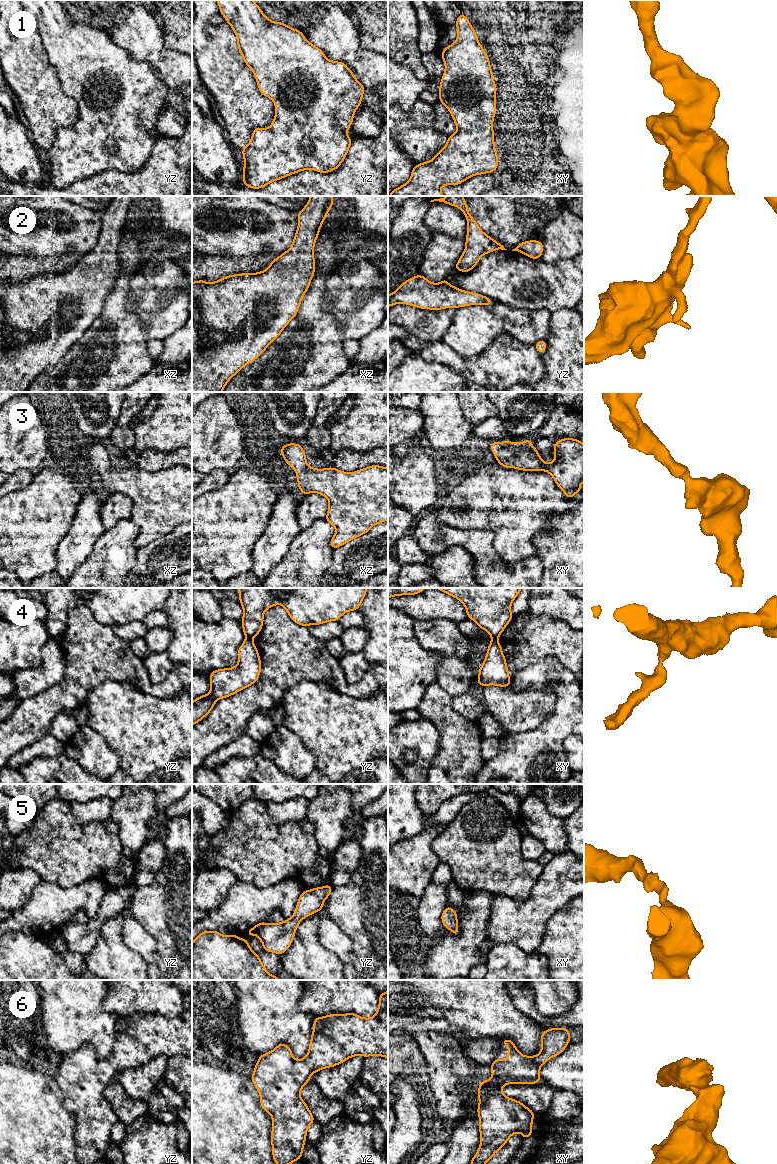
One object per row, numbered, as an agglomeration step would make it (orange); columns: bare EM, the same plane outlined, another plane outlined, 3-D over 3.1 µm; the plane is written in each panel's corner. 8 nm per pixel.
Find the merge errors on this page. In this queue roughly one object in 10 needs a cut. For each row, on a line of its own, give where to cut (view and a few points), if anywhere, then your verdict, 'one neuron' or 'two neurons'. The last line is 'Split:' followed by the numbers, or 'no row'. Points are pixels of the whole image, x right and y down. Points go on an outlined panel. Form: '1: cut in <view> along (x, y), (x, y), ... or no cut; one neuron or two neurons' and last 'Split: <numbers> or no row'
1: no cut; one neuron
2: no cut; one neuron
3: no cut; one neuron
4: cut in yz along (246, 637), (251, 639); two neurons
5: no cut; one neuron
6: no cut; one neuron
Split: 4

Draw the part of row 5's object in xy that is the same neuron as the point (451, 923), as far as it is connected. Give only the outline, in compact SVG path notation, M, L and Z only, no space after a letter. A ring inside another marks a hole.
M447 905L441 915L441 919L445 928L449 929L452 933L456 935L459 933L457 914L454 909L450 908Z

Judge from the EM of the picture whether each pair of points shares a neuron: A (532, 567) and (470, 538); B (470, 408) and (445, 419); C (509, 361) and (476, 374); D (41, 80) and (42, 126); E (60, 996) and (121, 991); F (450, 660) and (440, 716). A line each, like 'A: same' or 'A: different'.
A: same
B: different
C: same
D: same
E: different
F: different

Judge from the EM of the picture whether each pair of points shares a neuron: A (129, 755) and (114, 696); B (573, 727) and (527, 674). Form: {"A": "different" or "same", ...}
{"A": "same", "B": "same"}

